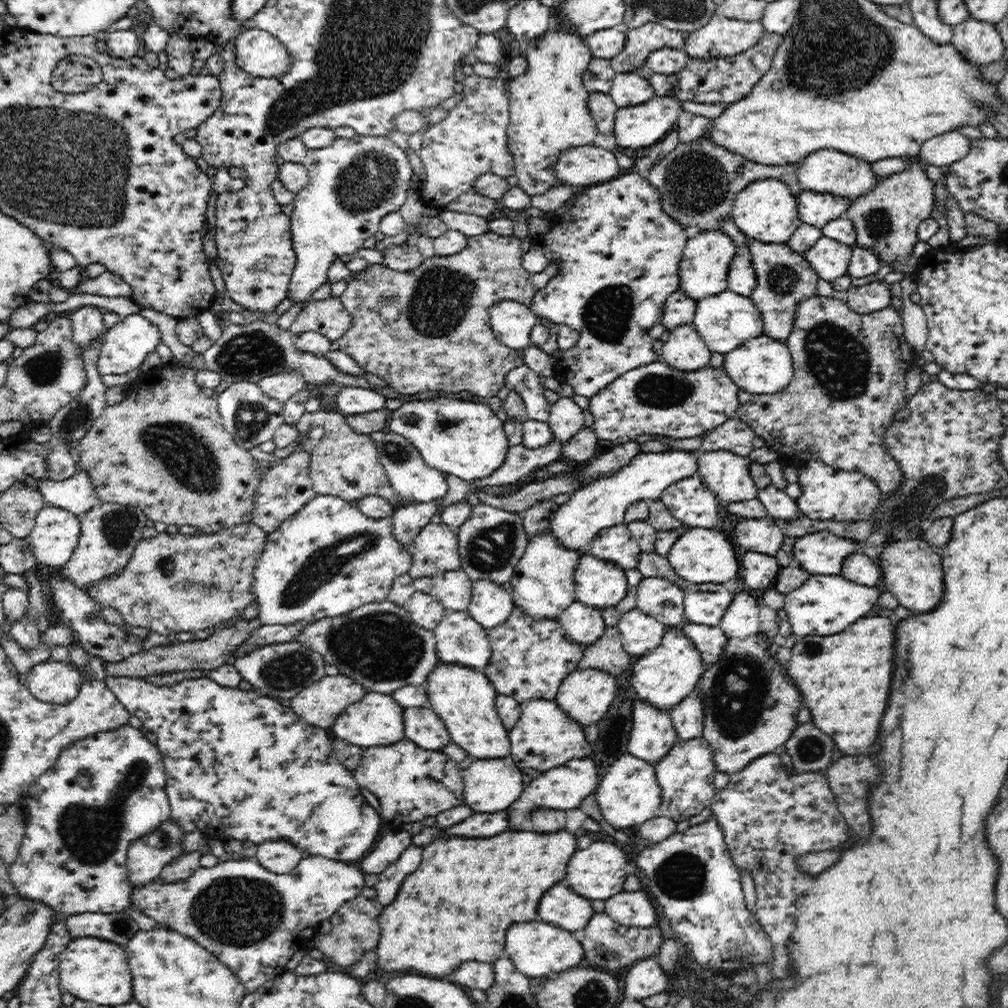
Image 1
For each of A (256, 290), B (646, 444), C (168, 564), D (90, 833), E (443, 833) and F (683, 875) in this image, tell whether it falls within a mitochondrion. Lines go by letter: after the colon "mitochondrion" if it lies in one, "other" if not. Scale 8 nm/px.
A: mitochondrion
B: other
C: mitochondrion
D: mitochondrion
E: other
F: mitochondrion

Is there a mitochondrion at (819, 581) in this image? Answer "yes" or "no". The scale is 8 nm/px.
no

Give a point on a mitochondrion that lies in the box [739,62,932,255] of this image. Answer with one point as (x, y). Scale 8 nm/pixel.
(878, 220)

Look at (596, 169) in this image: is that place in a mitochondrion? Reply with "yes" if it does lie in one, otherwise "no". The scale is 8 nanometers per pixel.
no

